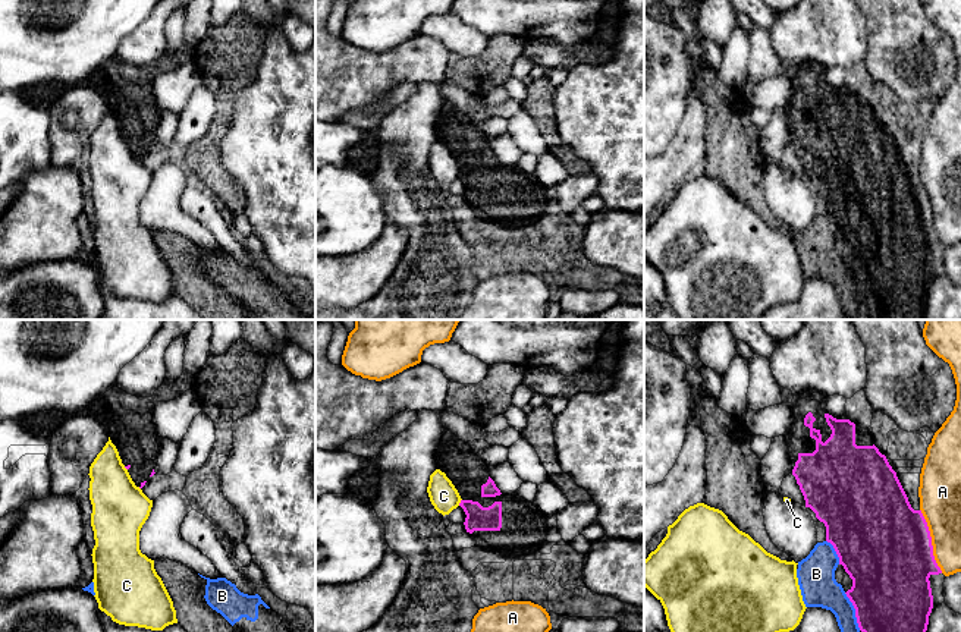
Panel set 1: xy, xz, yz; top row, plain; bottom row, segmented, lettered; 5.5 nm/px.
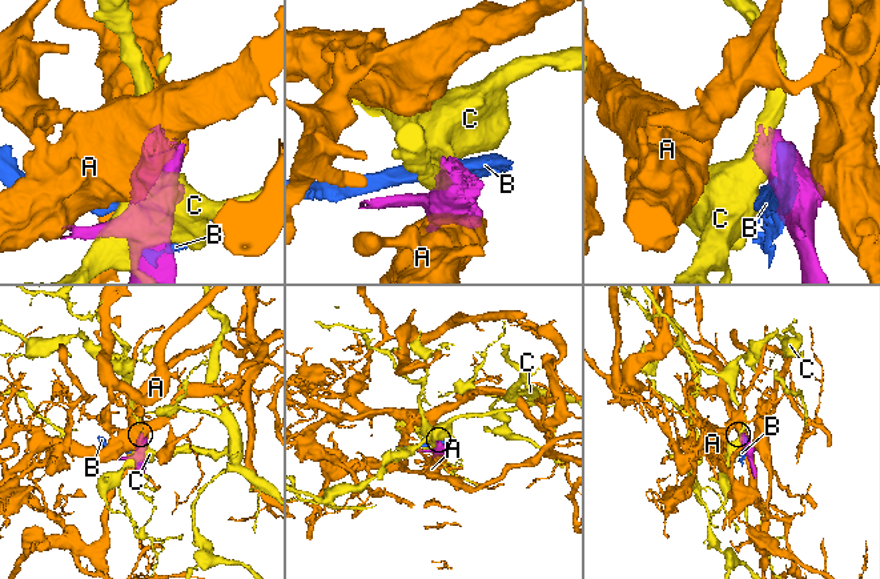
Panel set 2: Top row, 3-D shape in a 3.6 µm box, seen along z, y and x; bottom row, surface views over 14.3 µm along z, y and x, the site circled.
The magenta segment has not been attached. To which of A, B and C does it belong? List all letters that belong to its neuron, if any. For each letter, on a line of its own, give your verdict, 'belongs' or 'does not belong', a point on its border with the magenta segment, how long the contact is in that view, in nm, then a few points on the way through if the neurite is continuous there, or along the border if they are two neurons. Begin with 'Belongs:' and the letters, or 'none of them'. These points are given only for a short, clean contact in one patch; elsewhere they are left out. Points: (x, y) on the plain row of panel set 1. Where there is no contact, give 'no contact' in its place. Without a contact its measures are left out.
Belongs: none of them
A: does not belong; meets magenta in yz at (930, 213); contact 380 nm long
B: does not belong; meets magenta in yz at (856, 283); contact 220 nm long
C: does not belong; meets magenta in xz at (461, 173); contact 40 nm long; border along xz (461, 170), (458, 176)

